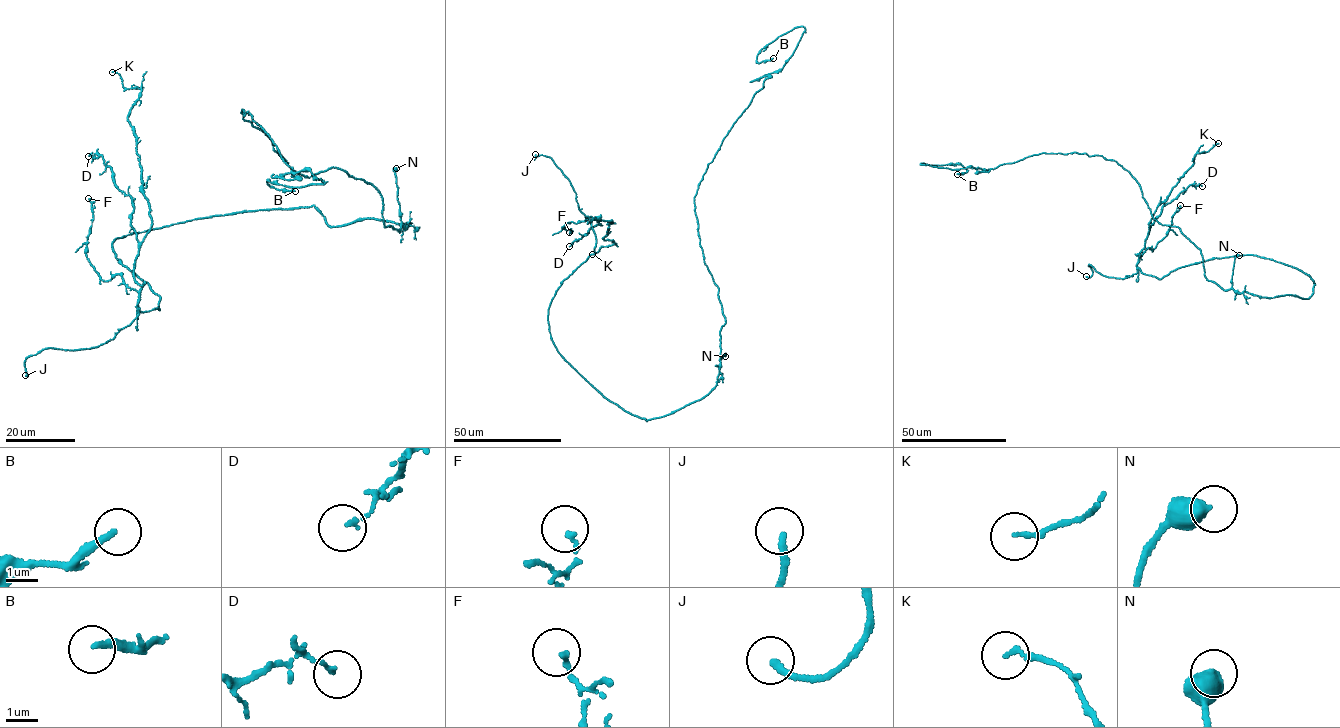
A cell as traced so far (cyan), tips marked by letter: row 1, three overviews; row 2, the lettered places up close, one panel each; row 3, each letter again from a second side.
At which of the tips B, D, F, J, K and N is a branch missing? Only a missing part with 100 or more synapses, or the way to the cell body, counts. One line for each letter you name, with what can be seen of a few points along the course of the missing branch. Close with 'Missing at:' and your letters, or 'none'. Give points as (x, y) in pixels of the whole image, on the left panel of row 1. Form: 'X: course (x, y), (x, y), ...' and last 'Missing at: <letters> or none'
J: course (25, 375), (20, 362), (27, 356)
Missing at: J

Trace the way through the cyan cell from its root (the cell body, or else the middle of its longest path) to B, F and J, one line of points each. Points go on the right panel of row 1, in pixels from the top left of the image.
B: (1254, 294), (1208, 280), (1199, 249), (1155, 220), (1114, 161), (920, 164), (959, 164), (967, 171), (957, 174)
F: (1254, 294), (1307, 299), (1315, 283), (1243, 254), (1142, 273), (1139, 256), (1180, 205)
J: (1254, 294), (1307, 299), (1315, 283), (1243, 254), (1160, 279), (1089, 264), (1086, 276)

